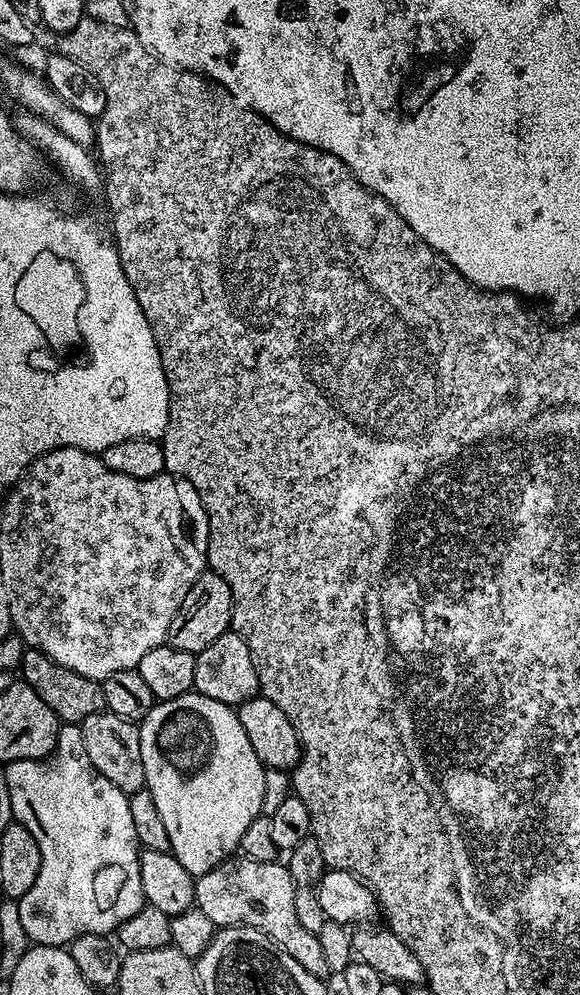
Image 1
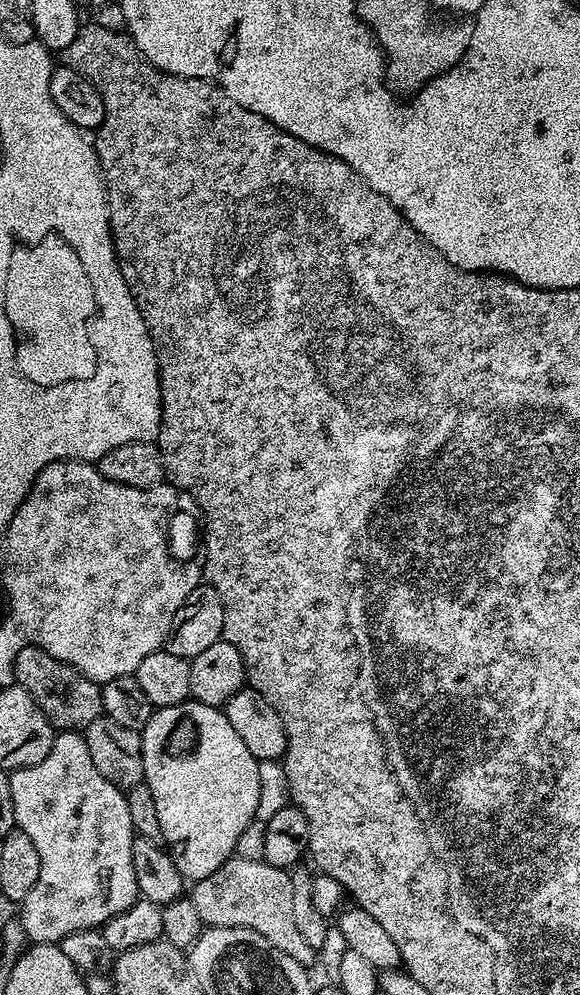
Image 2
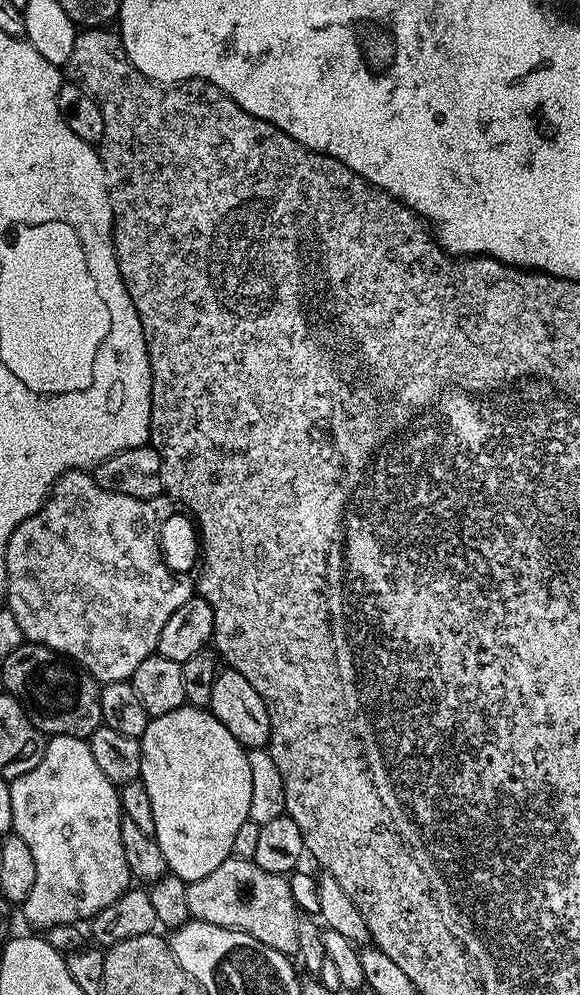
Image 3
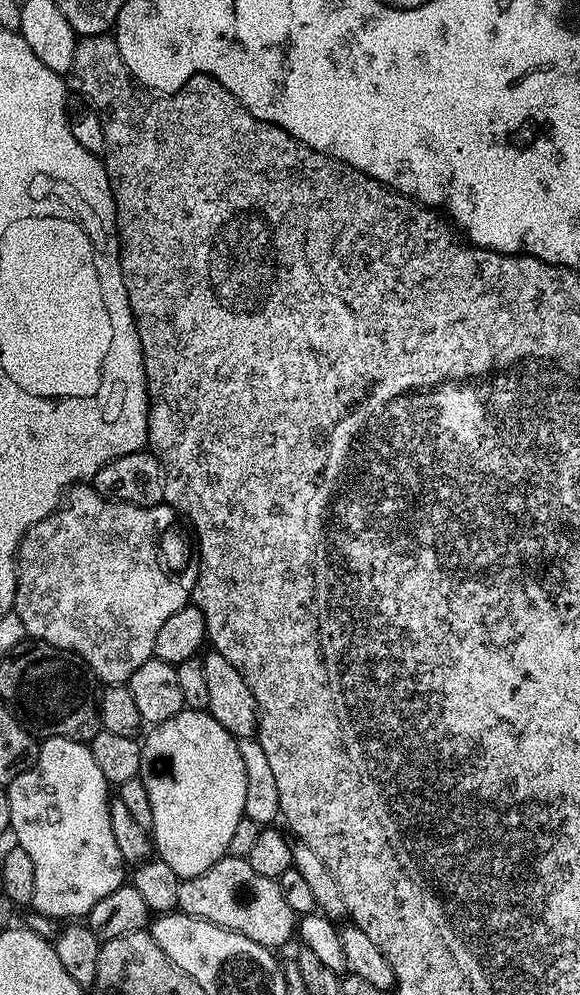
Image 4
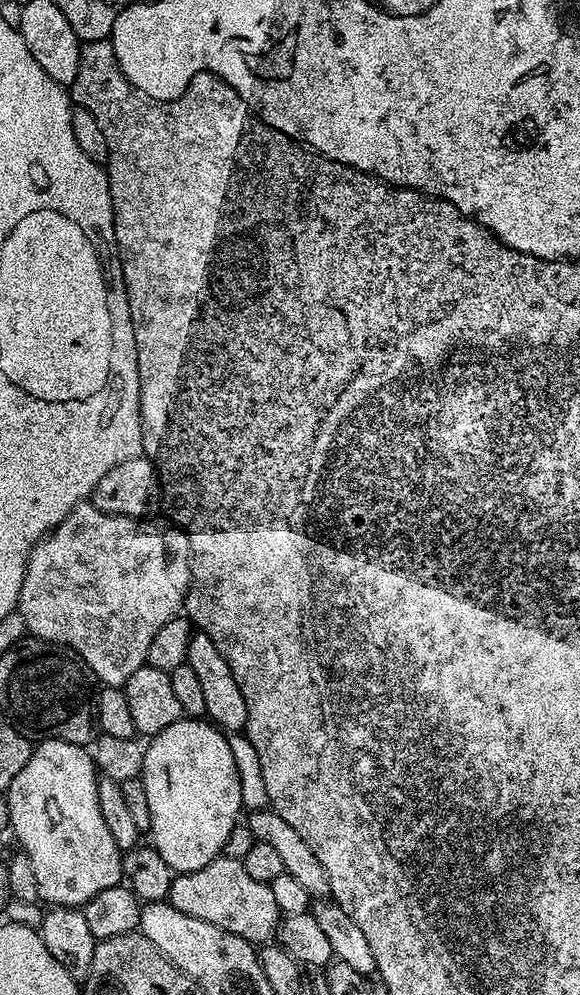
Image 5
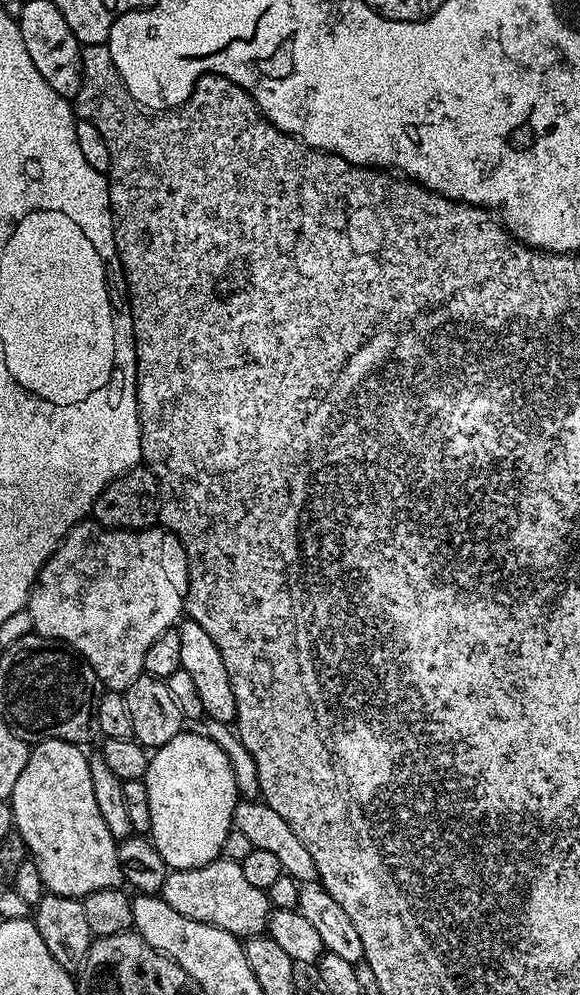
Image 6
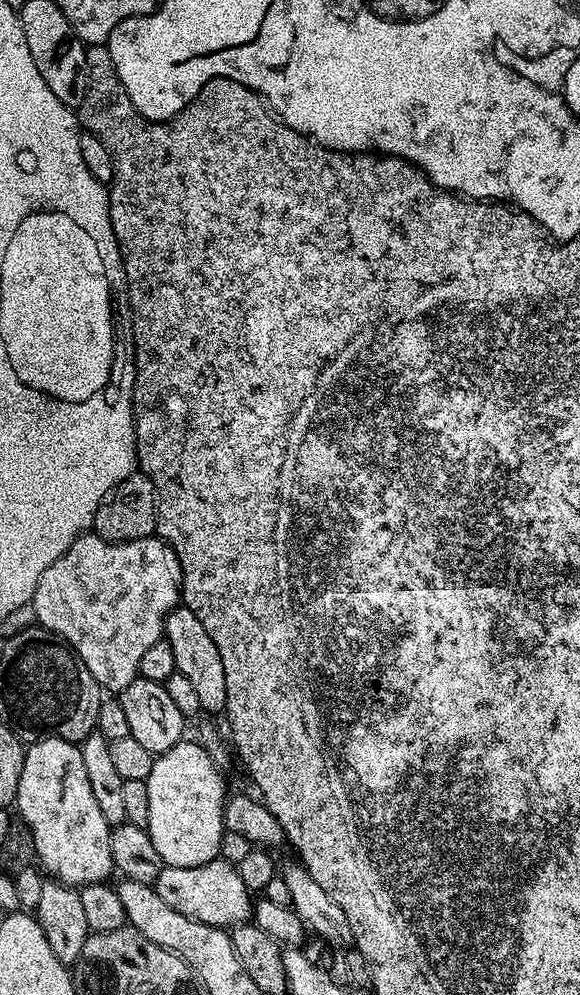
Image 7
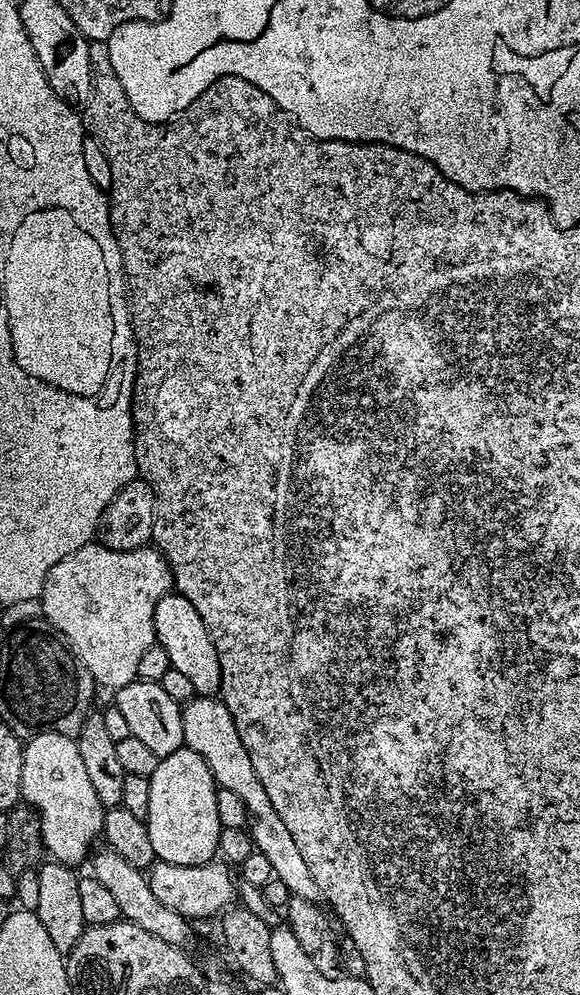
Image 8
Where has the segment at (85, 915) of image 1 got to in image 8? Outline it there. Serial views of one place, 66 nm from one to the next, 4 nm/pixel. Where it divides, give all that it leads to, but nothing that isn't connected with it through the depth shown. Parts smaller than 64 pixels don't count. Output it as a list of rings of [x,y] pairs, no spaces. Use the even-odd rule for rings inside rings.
[[[47,732],[38,734],[27,741],[22,758],[22,800],[38,817],[40,838],[44,851],[57,864],[77,866],[88,856],[88,847],[95,842],[104,830],[106,809],[98,802],[94,794],[94,785],[86,774],[86,762],[82,762],[79,743],[73,737]]]

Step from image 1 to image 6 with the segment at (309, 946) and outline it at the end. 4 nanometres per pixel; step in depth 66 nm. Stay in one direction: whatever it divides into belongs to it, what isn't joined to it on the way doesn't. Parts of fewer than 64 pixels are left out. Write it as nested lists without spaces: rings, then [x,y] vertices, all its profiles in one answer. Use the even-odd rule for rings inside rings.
[[[217,858],[201,868],[178,868],[169,871],[164,883],[162,899],[170,906],[174,906],[174,910],[178,910],[178,914],[182,914],[182,918],[190,918],[203,924],[213,924],[241,938],[259,936],[268,926],[270,905],[267,891],[258,886],[253,886],[246,879],[246,874],[242,874],[240,863],[235,860]]]

